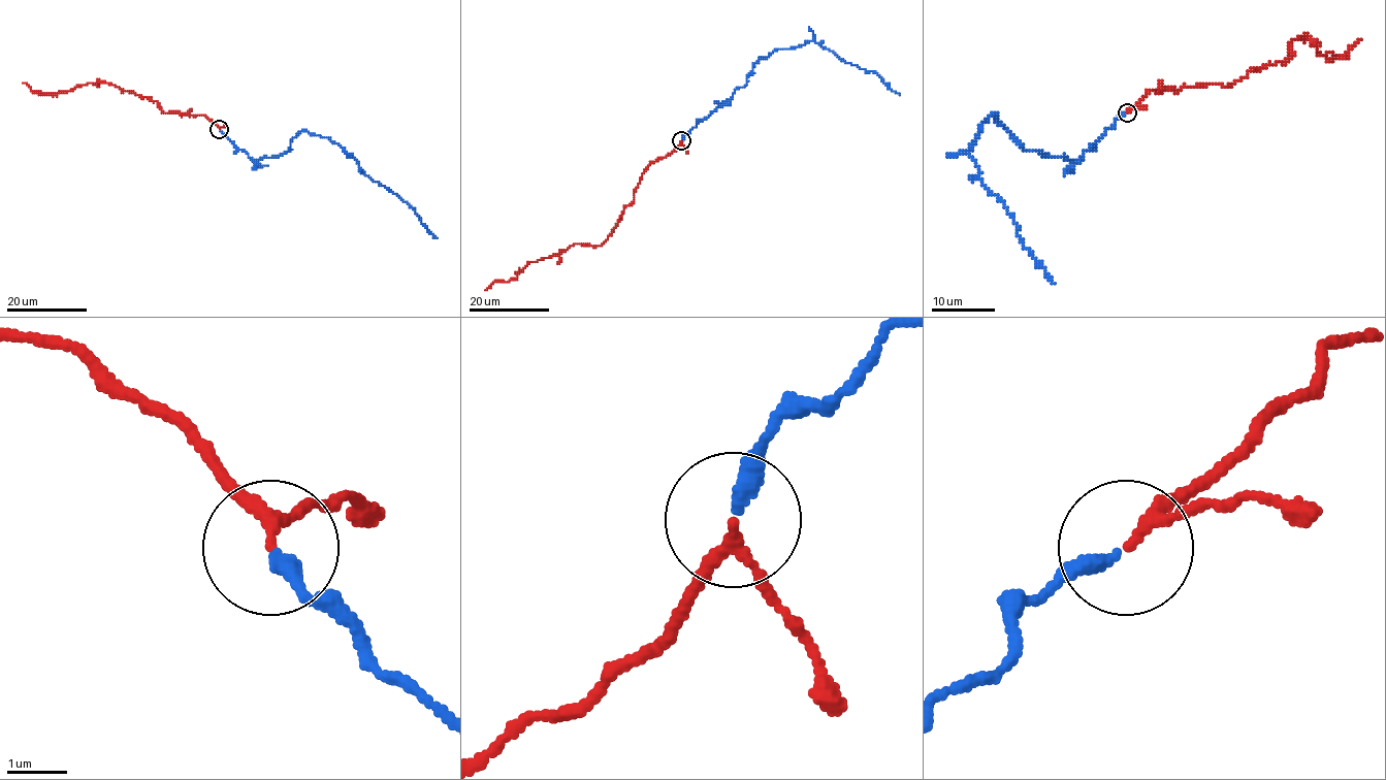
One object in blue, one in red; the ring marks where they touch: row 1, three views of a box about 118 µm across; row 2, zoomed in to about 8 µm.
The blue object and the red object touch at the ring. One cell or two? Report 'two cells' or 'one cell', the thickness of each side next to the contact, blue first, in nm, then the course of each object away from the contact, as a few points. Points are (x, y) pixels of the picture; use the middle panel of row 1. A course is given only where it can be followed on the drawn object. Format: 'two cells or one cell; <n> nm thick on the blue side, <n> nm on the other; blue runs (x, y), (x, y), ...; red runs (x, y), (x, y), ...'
one cell; 280 nm thick on the blue side, 160 nm on the other; blue runs (681, 140), (747, 83), (752, 64), (761, 57), (809, 41), (815, 41), (845, 62), (875, 72), (899, 94); red runs (681, 140), (642, 172), (634, 200), (601, 246), (569, 247), (529, 262), (515, 280), (495, 281), (485, 289)

